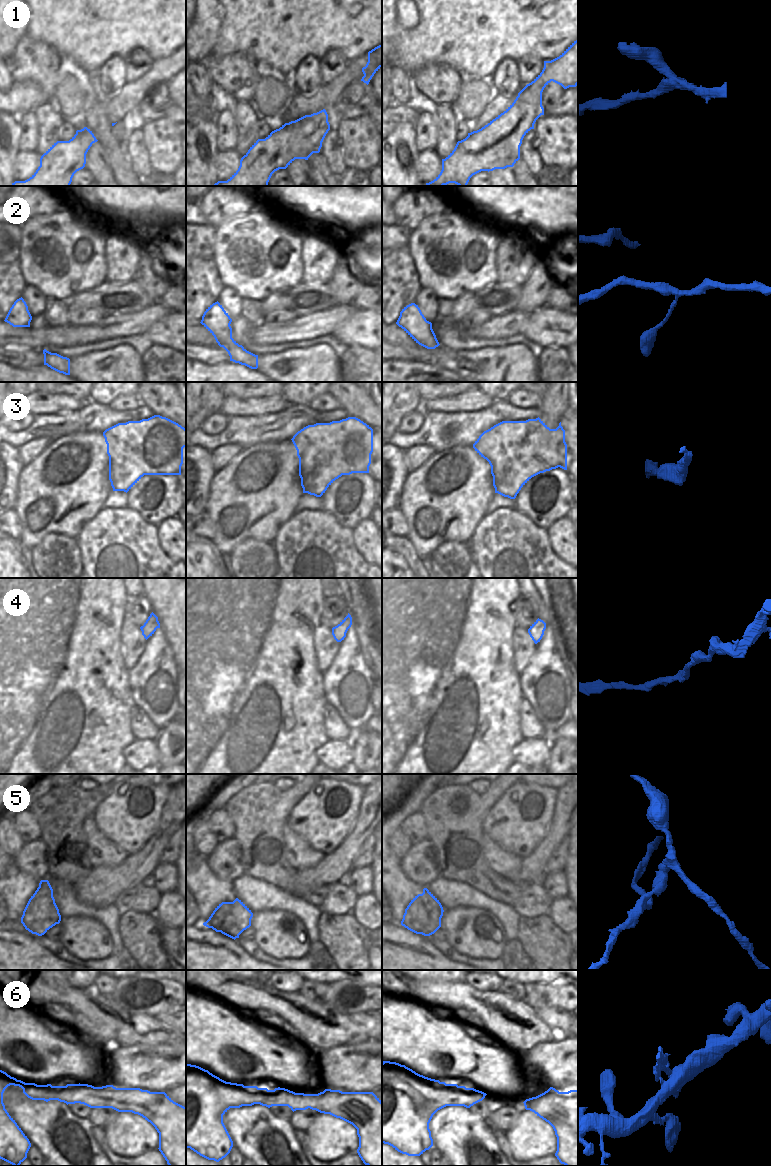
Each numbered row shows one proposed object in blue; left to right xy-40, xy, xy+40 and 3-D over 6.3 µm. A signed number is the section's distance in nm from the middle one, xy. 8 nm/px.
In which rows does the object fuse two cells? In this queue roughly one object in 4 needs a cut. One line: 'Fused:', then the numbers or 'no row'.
Fused: 5, 6

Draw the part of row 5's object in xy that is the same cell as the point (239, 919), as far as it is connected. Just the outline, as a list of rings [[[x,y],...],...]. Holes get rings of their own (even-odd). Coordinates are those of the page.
[[[238,898],[233,901],[233,909],[221,929],[221,933],[232,938],[239,938],[239,935],[251,926],[253,913]]]

